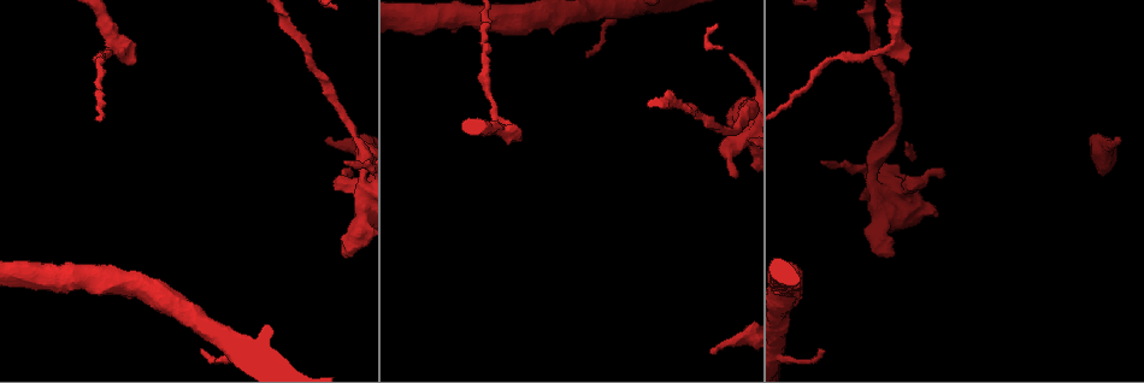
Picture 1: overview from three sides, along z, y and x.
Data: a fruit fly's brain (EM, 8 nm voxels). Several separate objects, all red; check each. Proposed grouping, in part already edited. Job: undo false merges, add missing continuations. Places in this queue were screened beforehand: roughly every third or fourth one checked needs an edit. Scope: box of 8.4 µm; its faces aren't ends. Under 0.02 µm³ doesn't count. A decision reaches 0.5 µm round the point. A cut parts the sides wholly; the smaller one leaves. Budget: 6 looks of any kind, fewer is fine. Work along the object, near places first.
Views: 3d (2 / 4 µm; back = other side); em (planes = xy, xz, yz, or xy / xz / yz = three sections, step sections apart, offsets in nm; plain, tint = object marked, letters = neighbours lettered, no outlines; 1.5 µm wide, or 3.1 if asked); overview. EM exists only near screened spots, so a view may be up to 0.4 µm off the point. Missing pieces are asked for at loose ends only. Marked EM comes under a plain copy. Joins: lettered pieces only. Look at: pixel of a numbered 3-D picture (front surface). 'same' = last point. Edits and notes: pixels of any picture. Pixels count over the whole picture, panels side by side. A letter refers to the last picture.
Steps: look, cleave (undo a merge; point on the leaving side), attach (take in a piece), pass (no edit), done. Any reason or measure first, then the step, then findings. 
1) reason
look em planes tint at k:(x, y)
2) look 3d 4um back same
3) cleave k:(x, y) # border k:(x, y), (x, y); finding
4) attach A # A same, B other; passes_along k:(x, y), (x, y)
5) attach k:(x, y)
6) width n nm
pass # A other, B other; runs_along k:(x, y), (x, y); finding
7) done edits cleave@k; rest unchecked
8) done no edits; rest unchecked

calibre changes
look em planes letters at 1:(882, 242)

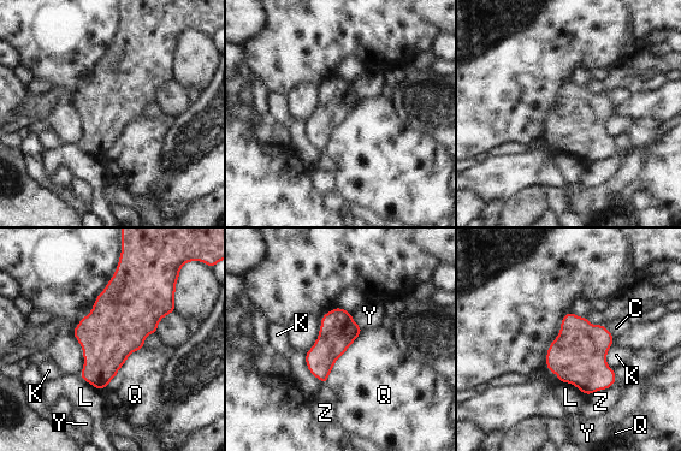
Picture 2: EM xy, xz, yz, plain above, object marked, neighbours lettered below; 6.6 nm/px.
width 160 nm
pass # C other, K other, L other, Q other, Y other, Z other; border 2:(362, 331), (335, 362), (325, 384); one cell here

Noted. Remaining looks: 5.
an open end
look em yz step 4 letters at 1:(203, 352)

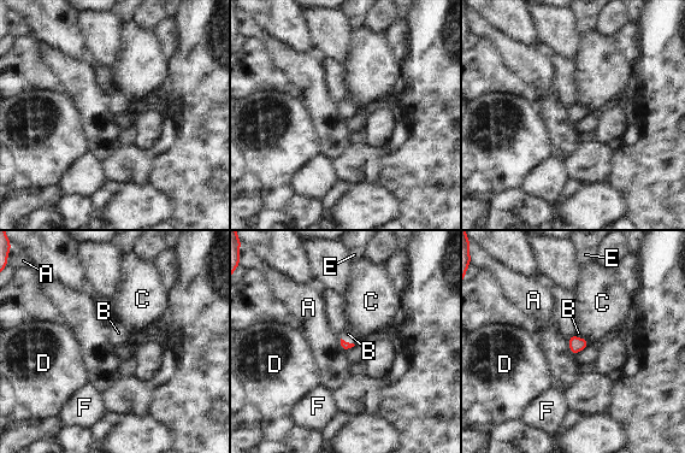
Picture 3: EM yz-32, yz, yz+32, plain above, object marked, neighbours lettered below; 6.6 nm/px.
cut it another way
look em planes letters same

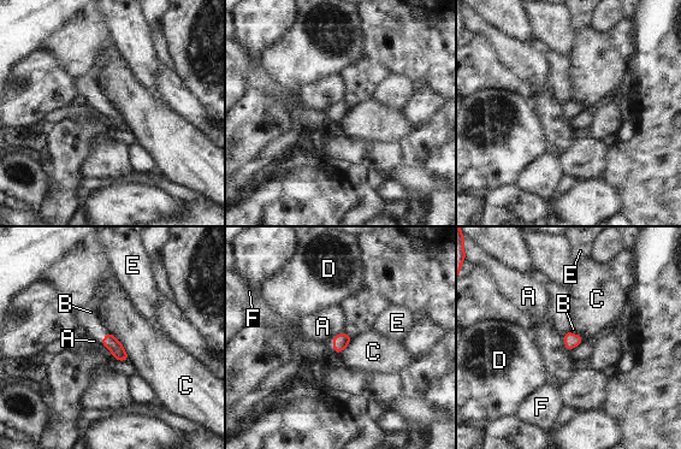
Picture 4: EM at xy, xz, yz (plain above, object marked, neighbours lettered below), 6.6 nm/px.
longest_contact C 240 nm
attach B # A other, B same, C other, D other, E other, F other; passes_along 4:(110, 341), (104, 337), (96, 329); the cell continues

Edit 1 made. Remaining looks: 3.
look overview

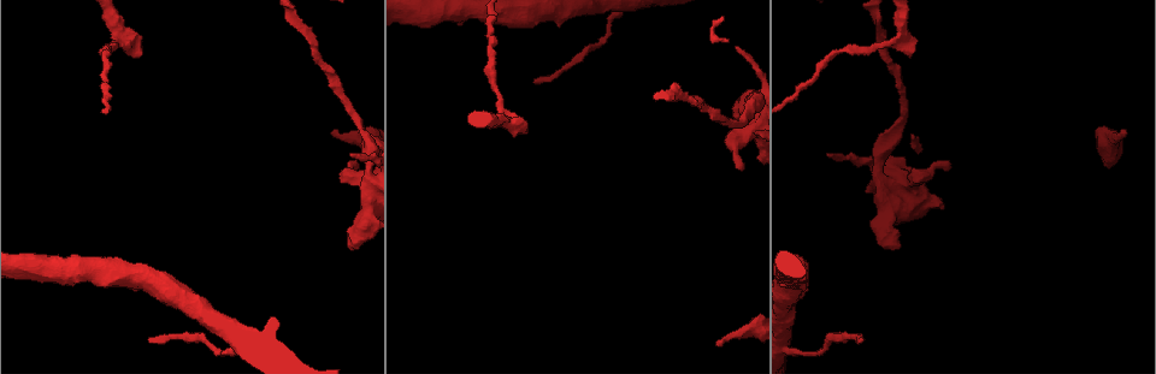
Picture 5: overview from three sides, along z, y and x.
an open end
look 3d 2um at 5:(526, 127)

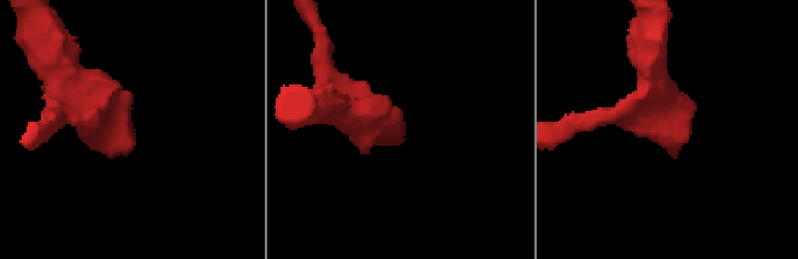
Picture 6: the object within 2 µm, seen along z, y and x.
look em planes letters at 6:(674, 154)

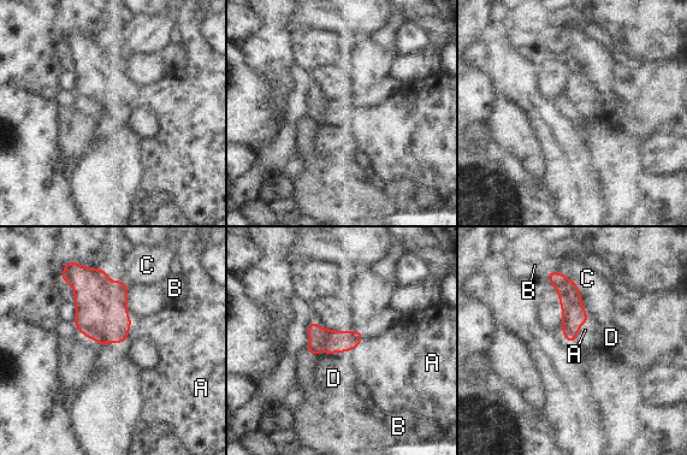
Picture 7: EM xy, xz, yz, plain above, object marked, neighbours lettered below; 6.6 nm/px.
attach A # A same, B other, C other, D other; it goes on there

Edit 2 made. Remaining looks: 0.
done edits attach@4, attach@7; rest unchecked

